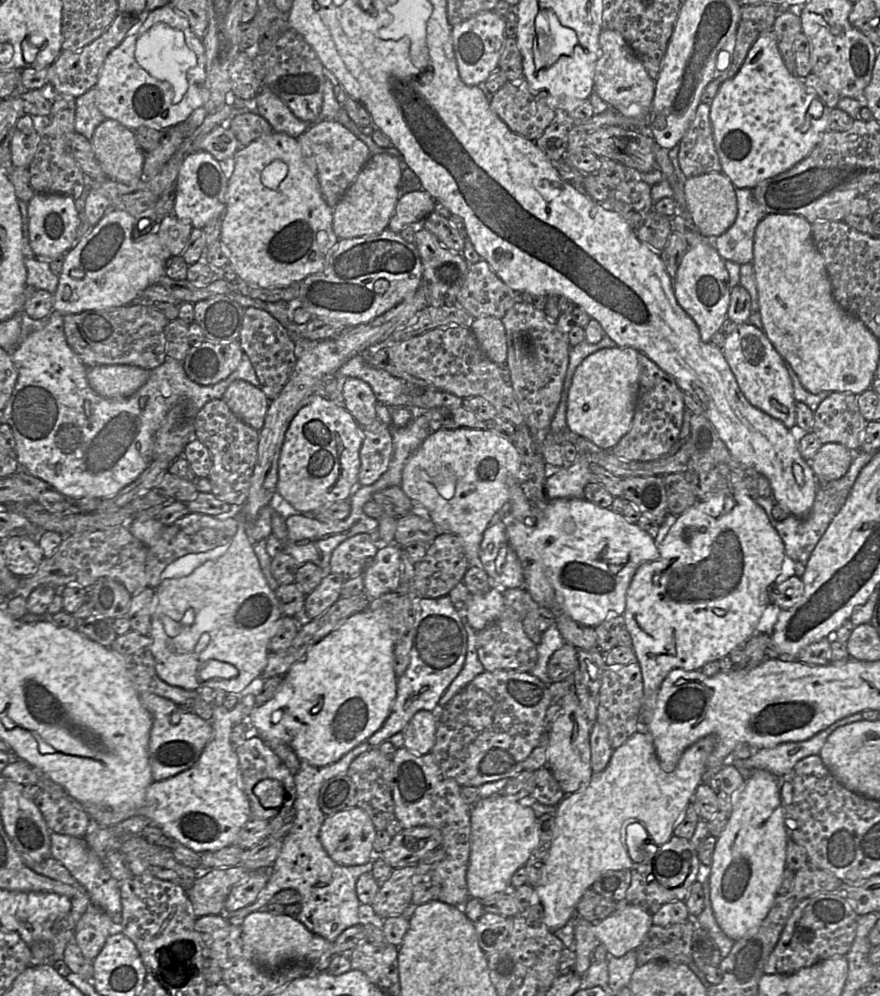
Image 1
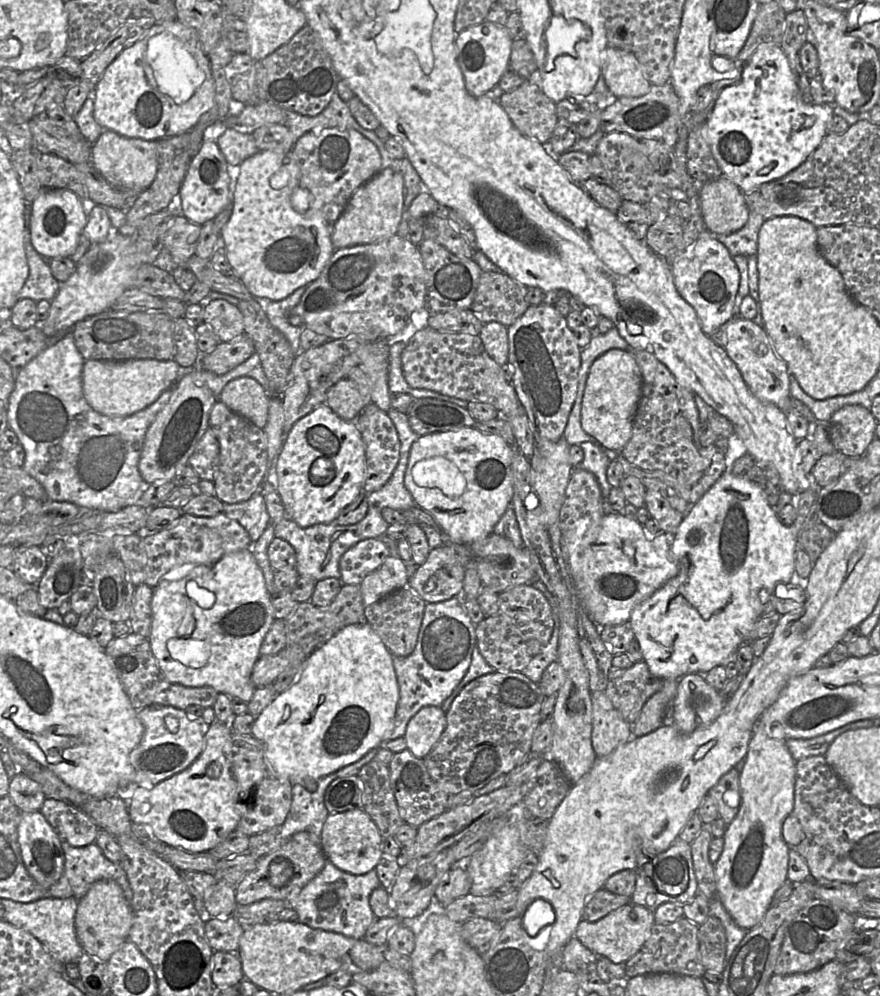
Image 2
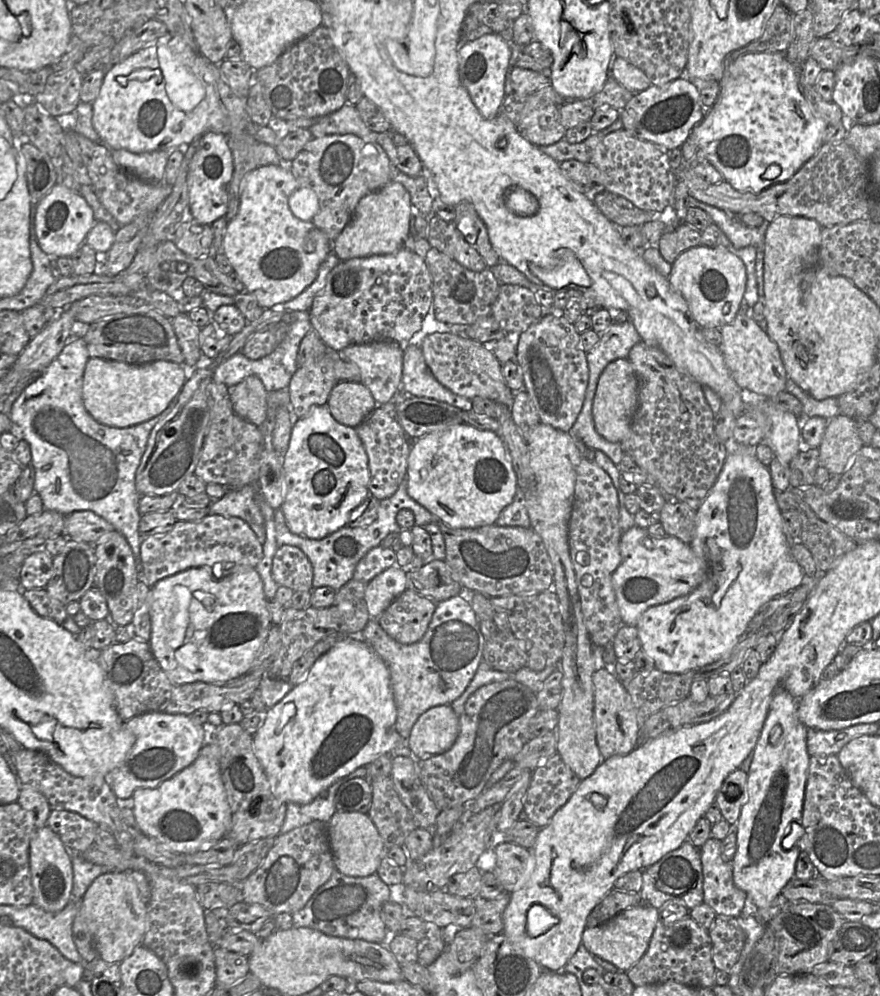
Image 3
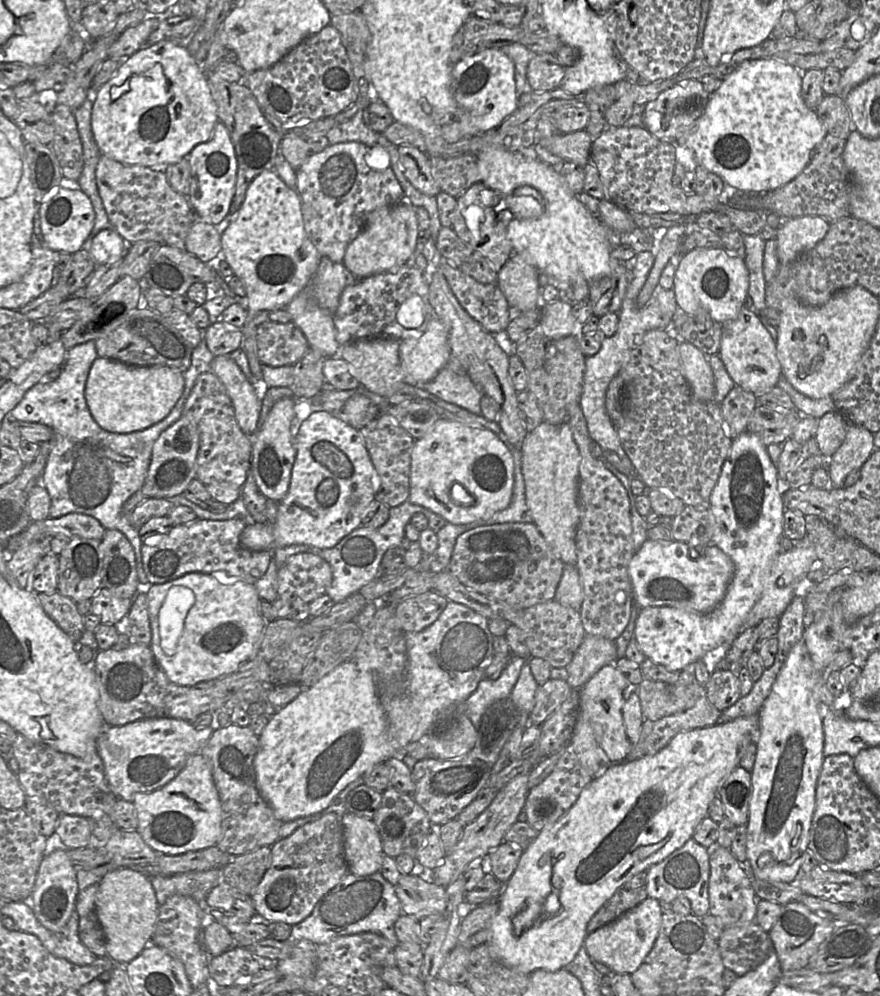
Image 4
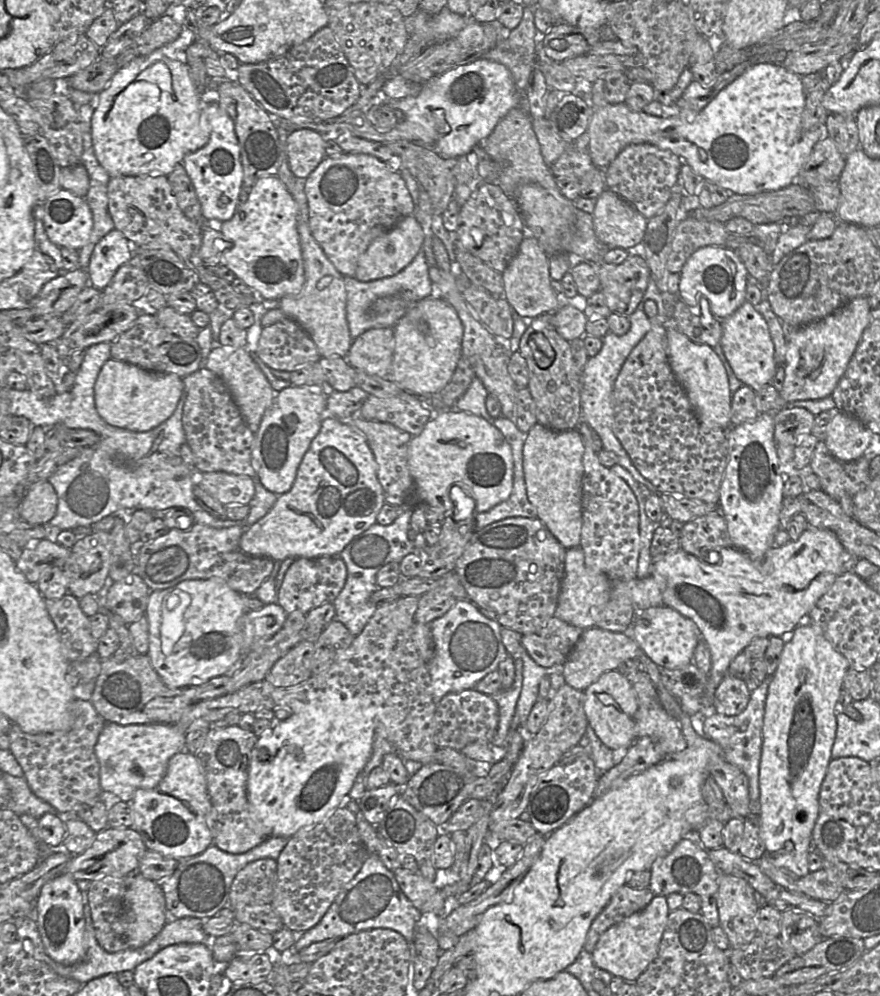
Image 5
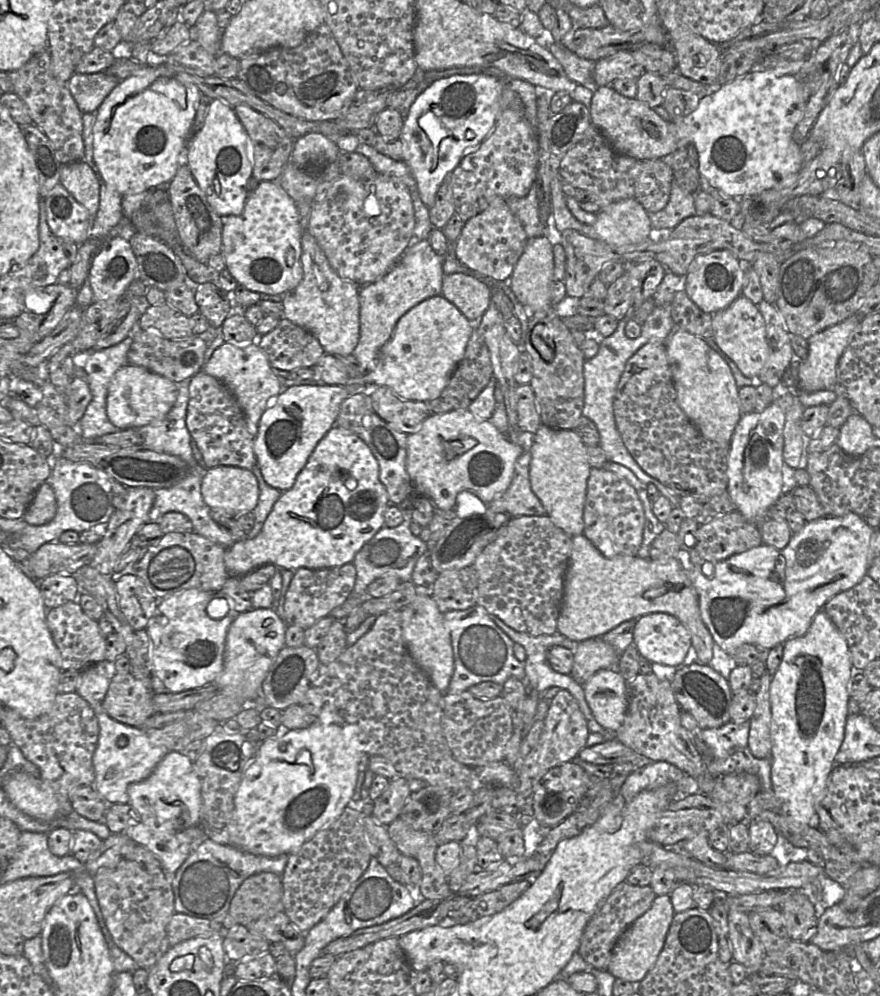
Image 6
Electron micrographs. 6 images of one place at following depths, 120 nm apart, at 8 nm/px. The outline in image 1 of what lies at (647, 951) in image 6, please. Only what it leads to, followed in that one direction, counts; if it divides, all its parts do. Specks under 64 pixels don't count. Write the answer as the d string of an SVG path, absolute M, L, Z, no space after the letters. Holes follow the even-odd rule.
M626 904L595 924L599 943L614 957L621 957L636 950L653 925L653 914L640 907Z

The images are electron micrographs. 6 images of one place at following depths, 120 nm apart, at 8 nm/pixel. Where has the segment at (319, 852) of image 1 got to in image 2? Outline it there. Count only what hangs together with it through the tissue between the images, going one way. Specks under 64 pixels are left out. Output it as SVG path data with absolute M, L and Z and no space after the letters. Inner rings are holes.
M374 748L359 761L321 777L317 780L317 789L313 792L298 783L292 784L291 806L282 824L283 842L297 832L307 831L314 842L320 843L323 824L329 814L324 804L328 785L336 778L357 775L362 766L373 760L377 751L378 748ZM328 859L321 870L297 895L289 895L287 906L298 914L298 922L310 928L342 934L346 937L364 939L368 928L377 919L369 905L371 892L381 887L376 870L353 875L335 867Z

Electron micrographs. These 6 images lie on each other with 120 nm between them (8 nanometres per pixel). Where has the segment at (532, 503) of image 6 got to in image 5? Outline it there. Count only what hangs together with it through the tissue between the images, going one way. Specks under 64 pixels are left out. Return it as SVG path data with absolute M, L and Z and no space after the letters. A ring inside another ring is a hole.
M523 458L513 459L513 487L509 498L492 509L478 513L474 518L475 529L481 529L494 522L510 517L524 517L534 519L537 517L536 508L527 498L526 485L523 471Z

